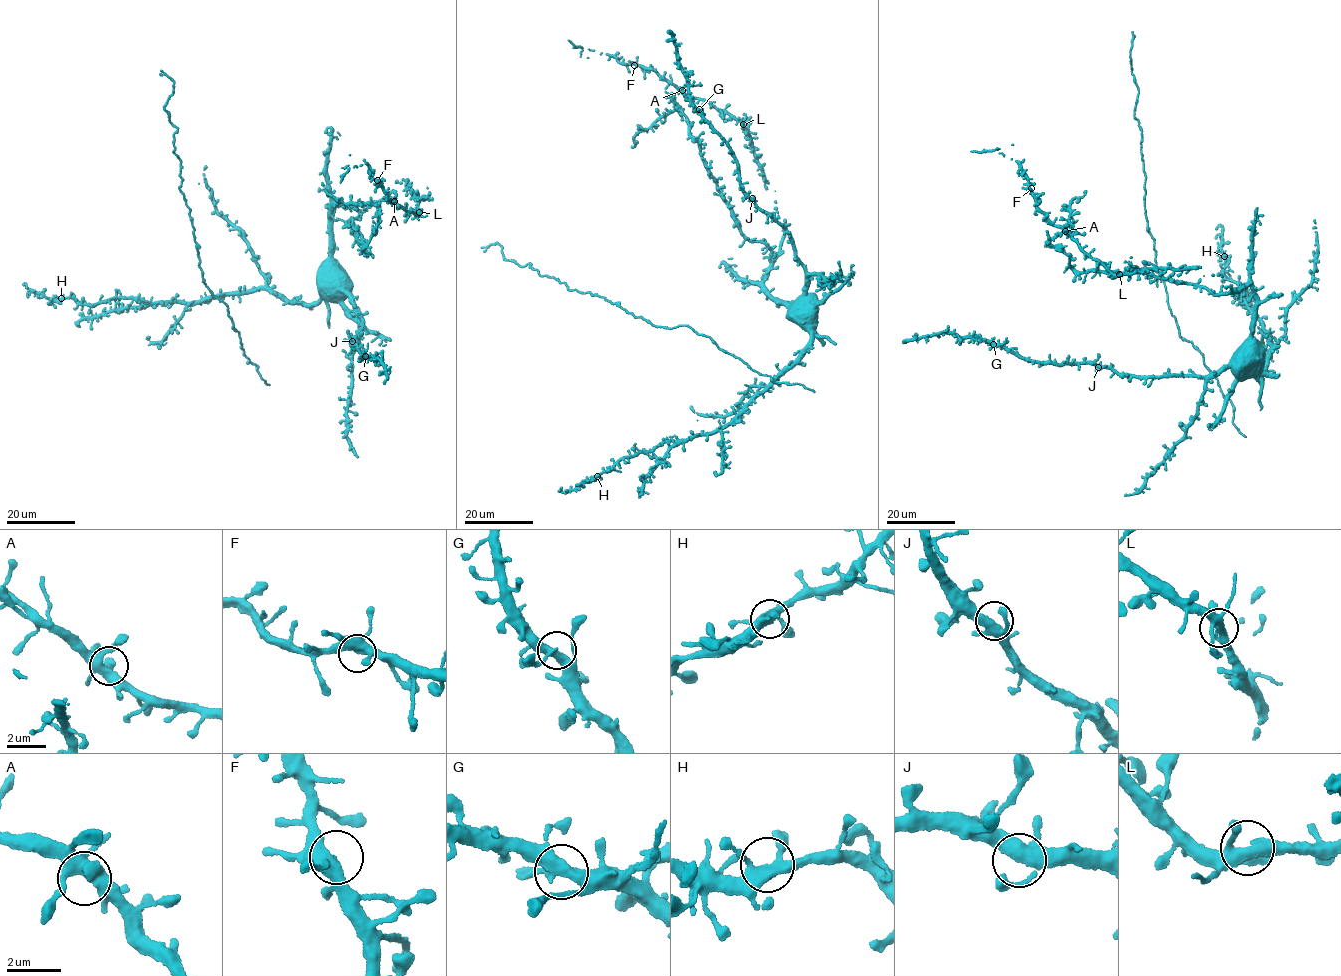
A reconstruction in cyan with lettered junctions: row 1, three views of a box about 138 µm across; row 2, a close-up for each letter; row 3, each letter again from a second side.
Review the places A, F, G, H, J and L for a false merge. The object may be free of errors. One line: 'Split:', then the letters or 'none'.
Split: none

